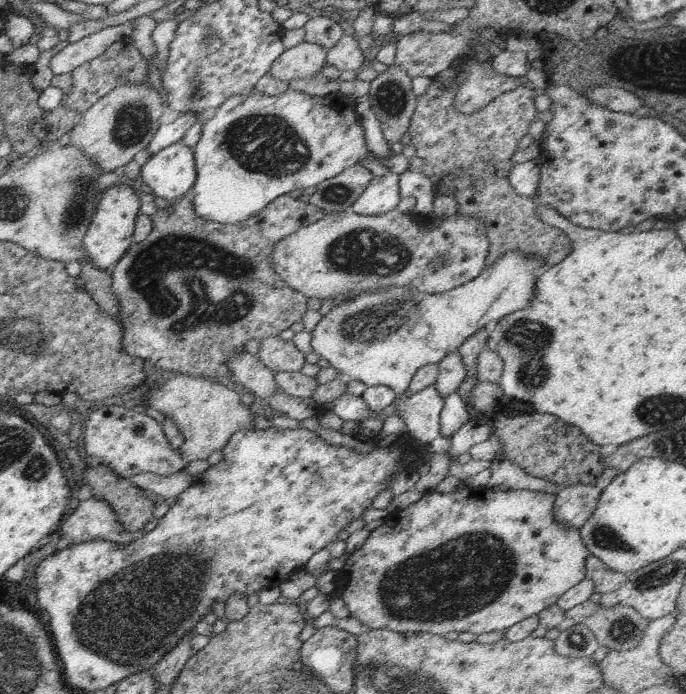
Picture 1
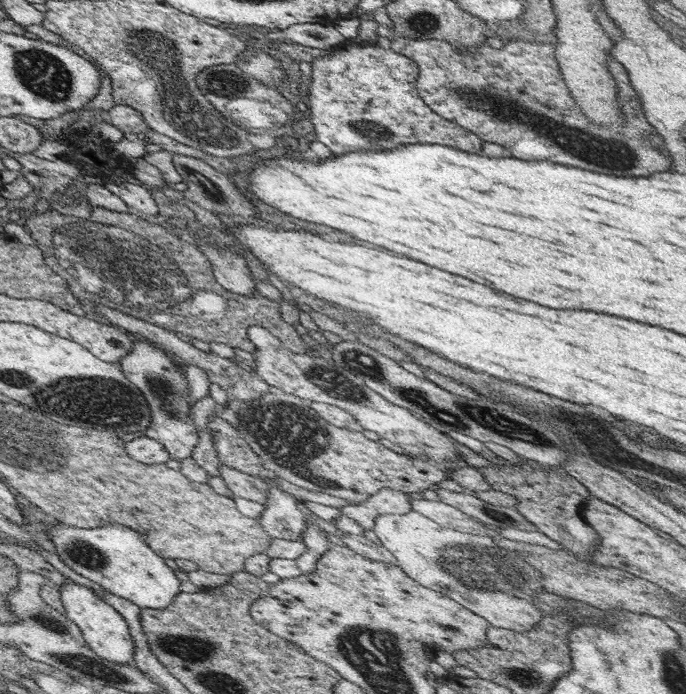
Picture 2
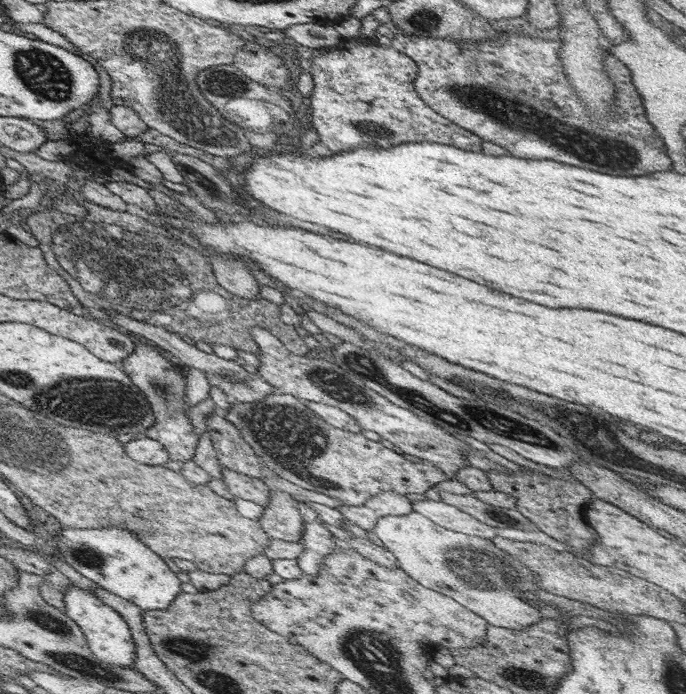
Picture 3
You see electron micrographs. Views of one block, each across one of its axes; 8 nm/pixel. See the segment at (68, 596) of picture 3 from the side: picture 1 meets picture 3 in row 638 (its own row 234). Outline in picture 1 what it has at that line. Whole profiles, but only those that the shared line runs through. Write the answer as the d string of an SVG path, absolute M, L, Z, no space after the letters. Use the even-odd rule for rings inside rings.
M113 184L100 195L95 213L83 238L83 247L87 252L87 262L107 272L112 270L134 243L133 234L141 200L137 195L138 191L134 189L134 186L132 188L131 185Z

